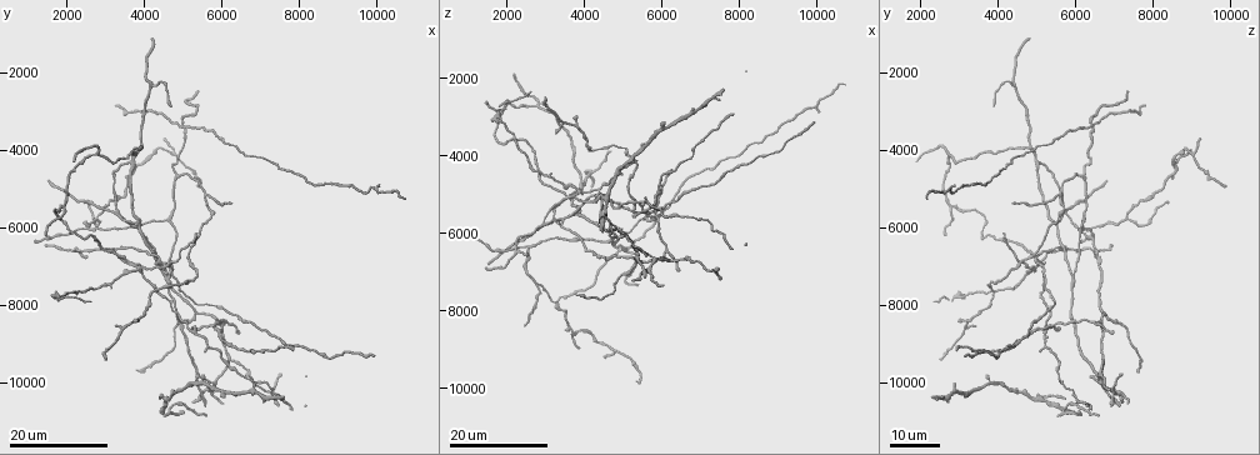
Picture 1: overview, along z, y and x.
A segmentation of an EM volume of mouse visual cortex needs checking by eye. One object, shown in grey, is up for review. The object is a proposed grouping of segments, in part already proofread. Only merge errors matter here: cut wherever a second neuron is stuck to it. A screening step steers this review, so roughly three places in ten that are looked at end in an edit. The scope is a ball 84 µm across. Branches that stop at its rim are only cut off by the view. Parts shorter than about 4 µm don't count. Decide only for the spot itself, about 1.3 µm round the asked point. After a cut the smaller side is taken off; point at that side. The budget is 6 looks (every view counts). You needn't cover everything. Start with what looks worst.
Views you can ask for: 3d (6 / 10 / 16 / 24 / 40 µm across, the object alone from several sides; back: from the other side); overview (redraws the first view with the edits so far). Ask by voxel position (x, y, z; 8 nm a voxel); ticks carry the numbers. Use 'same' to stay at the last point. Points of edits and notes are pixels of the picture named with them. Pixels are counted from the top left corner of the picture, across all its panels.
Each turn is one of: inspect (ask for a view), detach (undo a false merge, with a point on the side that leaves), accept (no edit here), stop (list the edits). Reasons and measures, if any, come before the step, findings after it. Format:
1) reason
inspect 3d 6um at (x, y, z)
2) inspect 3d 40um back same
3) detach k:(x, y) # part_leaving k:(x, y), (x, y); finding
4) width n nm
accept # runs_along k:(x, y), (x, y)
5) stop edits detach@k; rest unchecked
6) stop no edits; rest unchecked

side arm on a straight run
inspect 3d 16um at (4300, 2350, 4450)

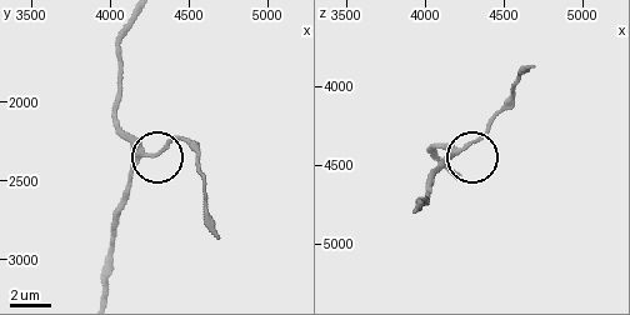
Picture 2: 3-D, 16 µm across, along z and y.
zoom in
inspect 3d 6um at (4240, 2340, 4400)

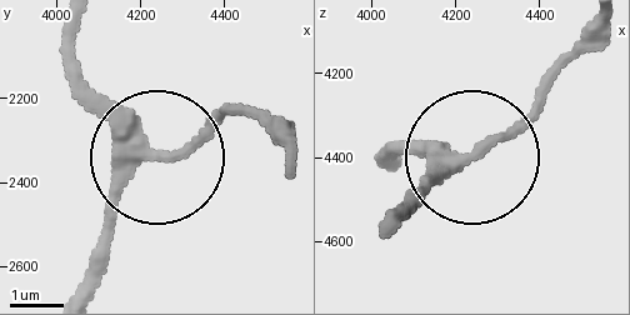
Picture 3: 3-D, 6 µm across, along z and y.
accept # runs_along 3:(389, 228), (491, 146), (554, 71); continuous, no second neuron

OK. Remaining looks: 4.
a fork
inspect 3d 24um at (2600, 6000, 6400)

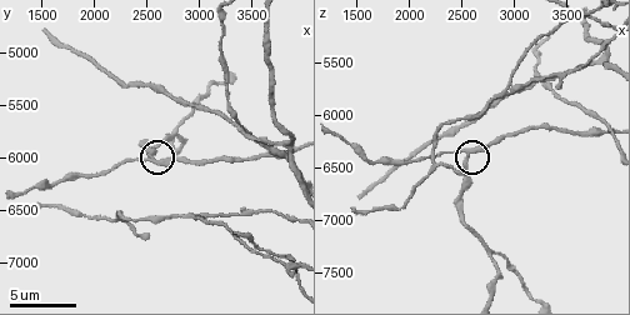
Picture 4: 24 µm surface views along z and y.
inspect 3d 6um at (2540, 6040, 6400)

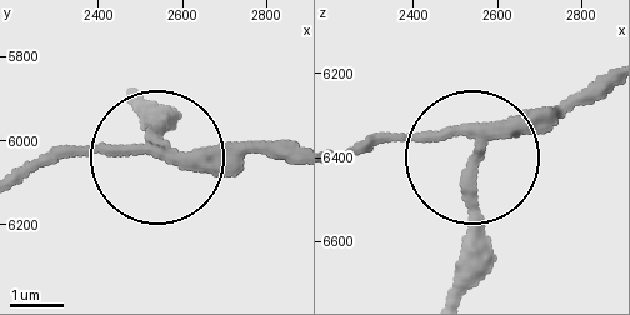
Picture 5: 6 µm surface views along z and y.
accept # runs_along 5:(285, 151), (58, 151), (21, 165); one neuron here

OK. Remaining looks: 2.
inspect 3d 24um at (3900, 7150, 4850)

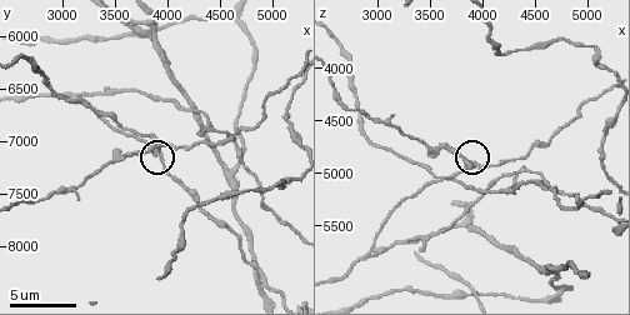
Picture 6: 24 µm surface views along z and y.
inspect 3d 10um at (3860, 7120, 4920)

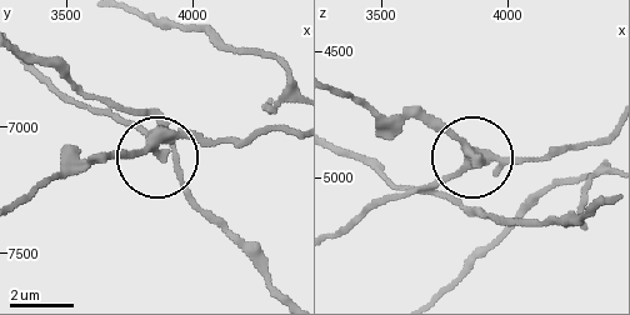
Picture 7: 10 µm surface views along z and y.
arms 3
accept # one neuron here

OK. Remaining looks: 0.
stop no edits; rest unchecked

